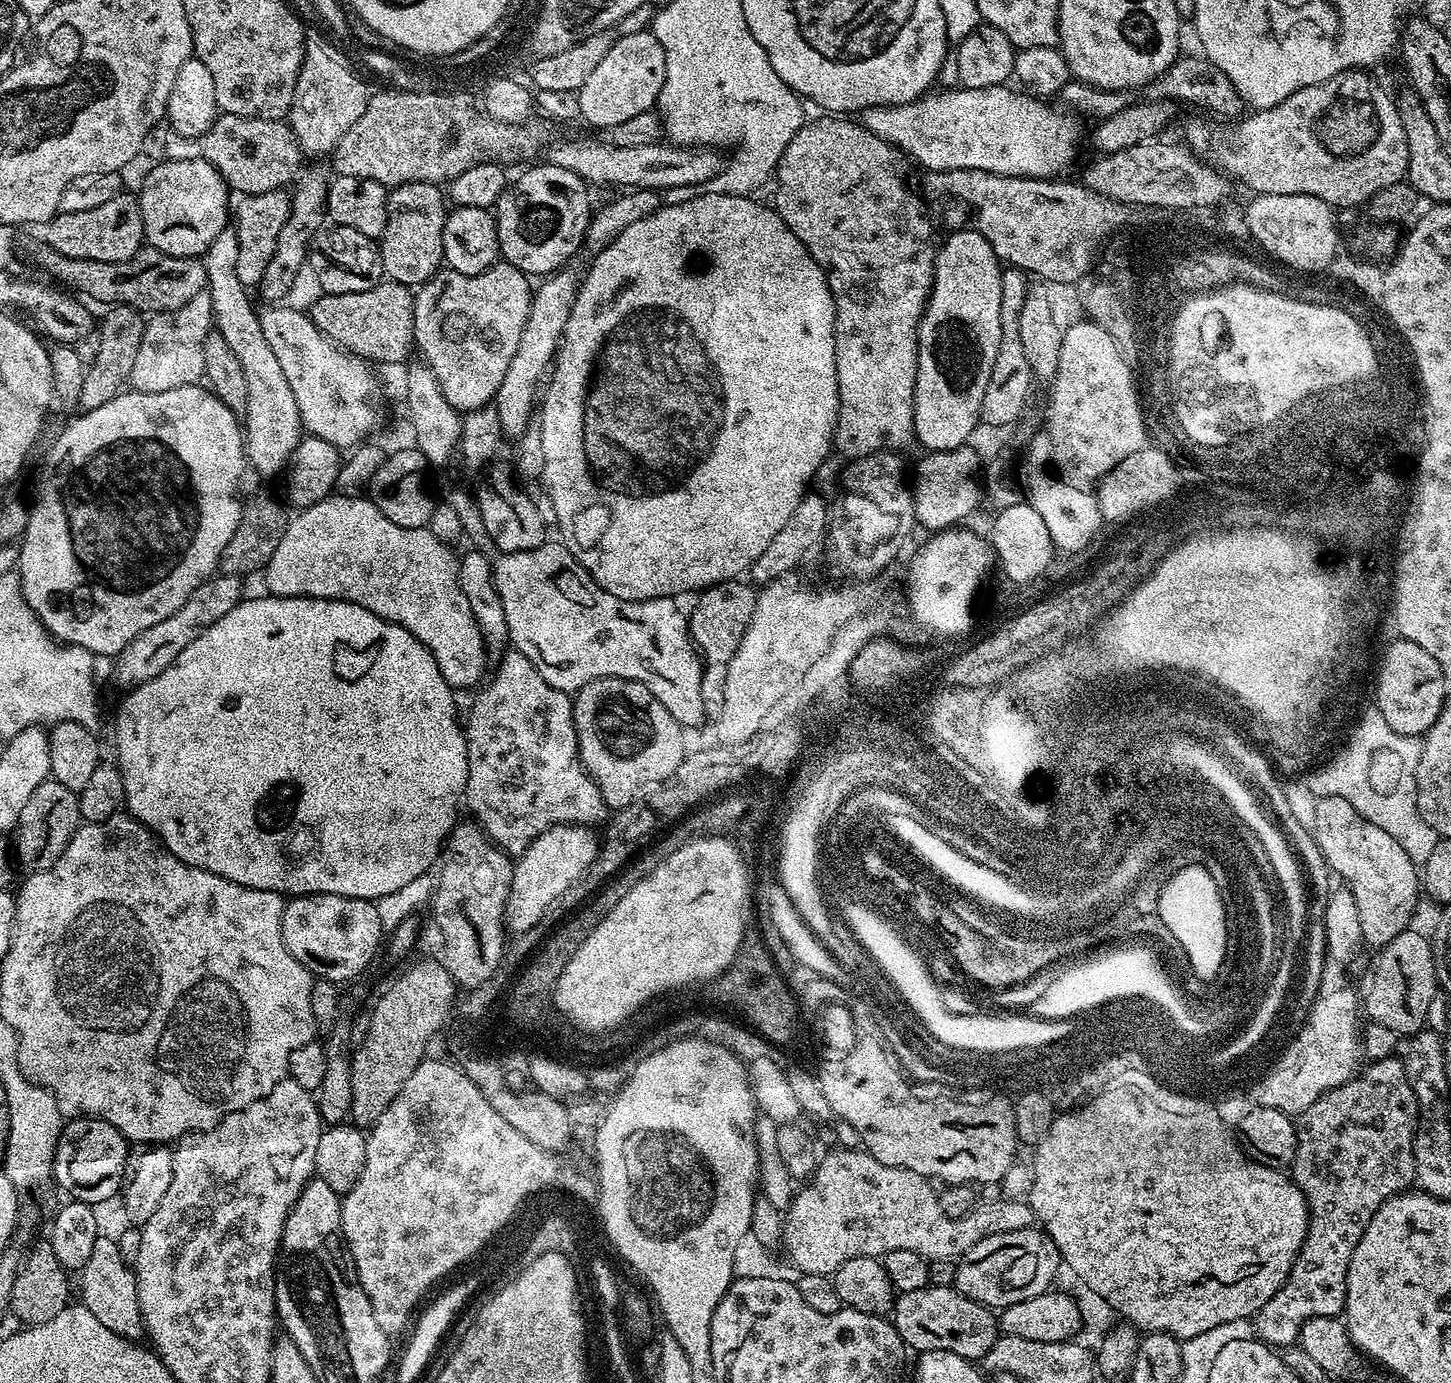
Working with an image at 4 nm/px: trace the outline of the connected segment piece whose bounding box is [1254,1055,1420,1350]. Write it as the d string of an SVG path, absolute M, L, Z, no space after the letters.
M1395 1055L1388 1056L1384 1060L1371 1061L1355 1078L1346 1081L1345 1084L1338 1086L1334 1090L1330 1090L1322 1098L1318 1098L1318 1102L1314 1102L1314 1106L1310 1106L1304 1112L1299 1113L1298 1119L1295 1121L1297 1150L1296 1157L1294 1157L1290 1165L1290 1178L1302 1190L1302 1194L1308 1203L1308 1233L1304 1239L1304 1245L1301 1246L1300 1252L1296 1256L1294 1266L1286 1278L1286 1282L1278 1290L1278 1294L1274 1294L1274 1298L1270 1298L1270 1302L1266 1302L1266 1306L1262 1306L1256 1312L1254 1317L1254 1332L1263 1343L1276 1350L1284 1350L1299 1341L1302 1326L1310 1318L1314 1318L1315 1316L1339 1317L1343 1313L1350 1258L1354 1254L1354 1250L1358 1246L1358 1242L1362 1238L1362 1234L1366 1230L1370 1218L1374 1218L1376 1211L1392 1196L1397 1196L1400 1192L1407 1192L1413 1187L1416 1179L1414 1138L1416 1137L1416 1126L1419 1118L1420 1107L1414 1098L1414 1090L1410 1090L1410 1082L1404 1073L1404 1061Z

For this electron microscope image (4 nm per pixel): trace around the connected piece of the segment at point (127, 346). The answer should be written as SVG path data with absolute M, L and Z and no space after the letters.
M114 304L107 309L104 317L99 317L100 341L96 344L96 361L90 364L82 382L79 407L87 410L102 406L108 400L120 395L124 383L129 381L131 370L134 367L134 358L137 357L138 346L142 341L145 326L145 317L135 308L125 304Z

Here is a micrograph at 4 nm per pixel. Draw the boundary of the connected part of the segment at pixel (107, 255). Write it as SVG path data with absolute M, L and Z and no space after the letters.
M128 190L121 191L120 195L110 198L103 206L97 206L94 210L82 210L79 214L69 212L57 212L46 225L48 231L47 247L53 248L58 254L66 254L66 258L84 258L94 262L122 262L130 258L145 243L144 223L140 213L140 202L135 195Z

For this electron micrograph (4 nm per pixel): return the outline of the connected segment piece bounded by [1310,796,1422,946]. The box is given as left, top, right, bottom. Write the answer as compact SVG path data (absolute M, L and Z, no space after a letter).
M1321 796L1315 801L1316 809L1311 809L1310 815L1314 818L1314 828L1311 833L1316 838L1316 845L1320 847L1320 853L1324 861L1328 863L1329 869L1341 876L1343 887L1348 888L1357 903L1358 918L1361 920L1361 934L1363 943L1383 946L1390 943L1398 934L1402 934L1408 927L1412 911L1415 909L1418 897L1422 892L1422 880L1418 875L1417 865L1413 864L1410 854L1386 834L1379 826L1374 826L1346 798L1337 796Z

